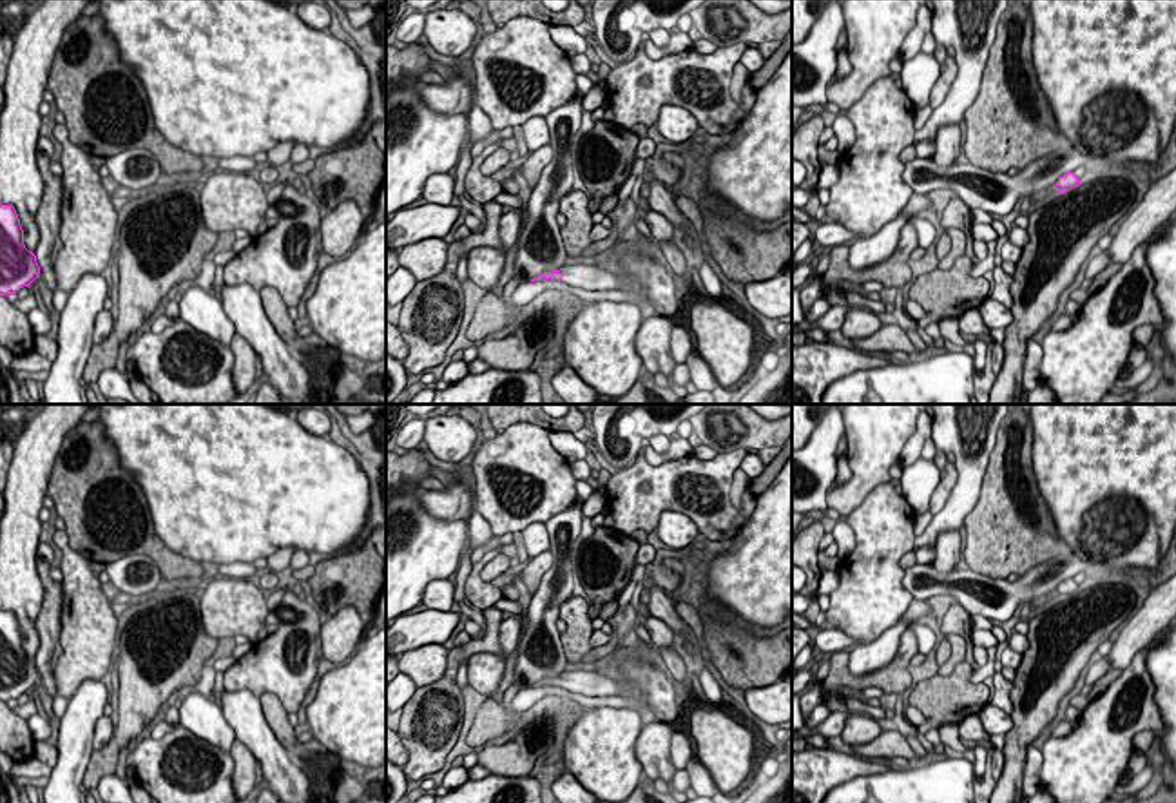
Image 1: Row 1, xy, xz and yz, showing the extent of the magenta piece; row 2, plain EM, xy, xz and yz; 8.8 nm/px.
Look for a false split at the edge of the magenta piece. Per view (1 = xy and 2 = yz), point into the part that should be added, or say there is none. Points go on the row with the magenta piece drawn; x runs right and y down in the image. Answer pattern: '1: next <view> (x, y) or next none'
1: next none
2: next none

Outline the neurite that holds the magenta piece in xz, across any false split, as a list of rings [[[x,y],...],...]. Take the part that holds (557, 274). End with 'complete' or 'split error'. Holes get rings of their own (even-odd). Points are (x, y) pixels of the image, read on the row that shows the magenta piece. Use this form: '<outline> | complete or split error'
[[[569,261],[564,268],[544,272],[533,281],[562,281],[573,288],[580,288],[583,294],[594,294],[603,290],[631,290],[632,285],[614,266],[591,263],[591,261]]] | split error

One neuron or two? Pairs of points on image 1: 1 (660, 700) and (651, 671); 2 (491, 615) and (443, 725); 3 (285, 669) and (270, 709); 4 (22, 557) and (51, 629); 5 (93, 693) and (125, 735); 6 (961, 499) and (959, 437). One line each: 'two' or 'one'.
1: one
2: one
3: two
4: two
5: two
6: one

